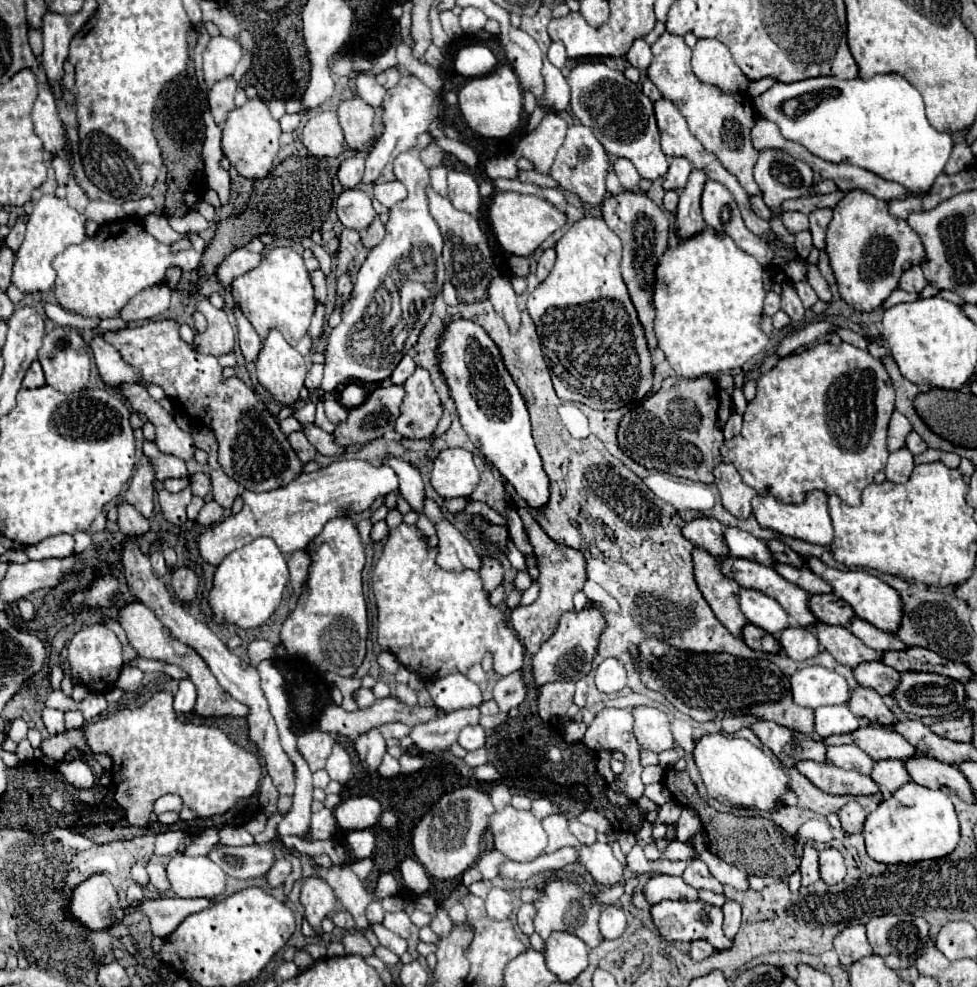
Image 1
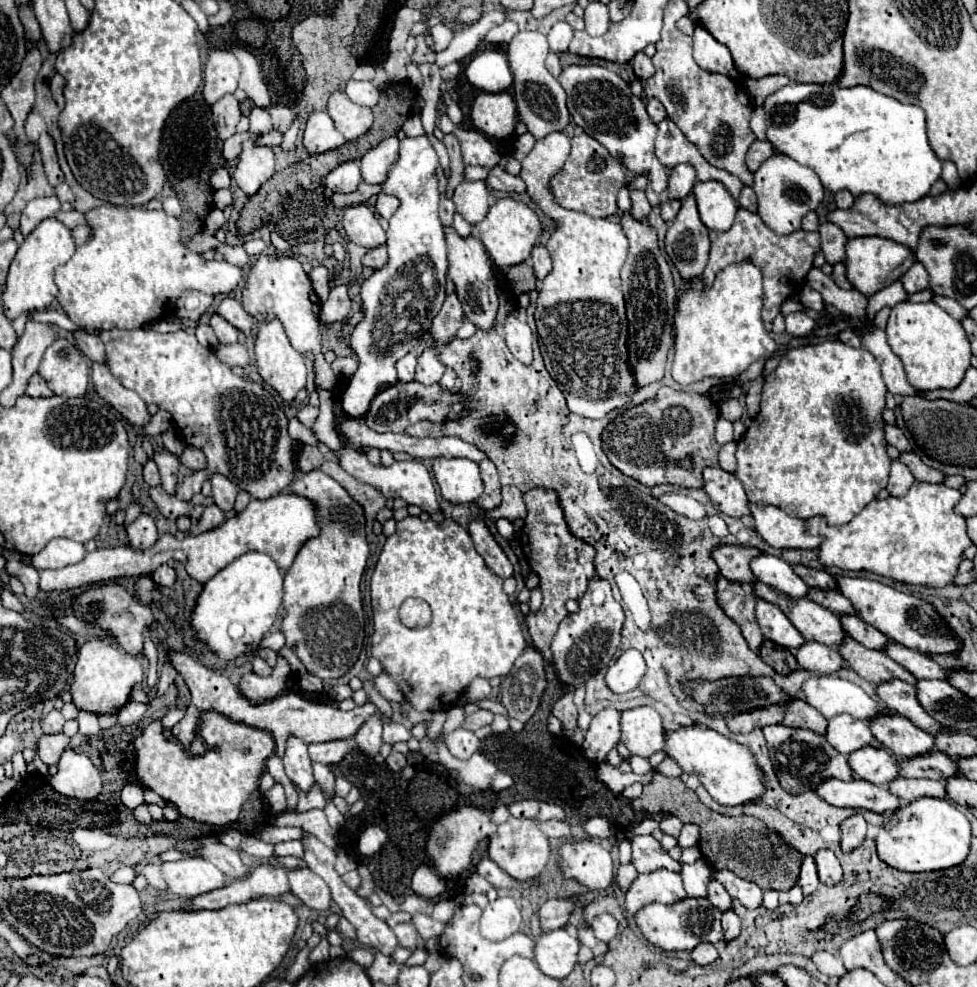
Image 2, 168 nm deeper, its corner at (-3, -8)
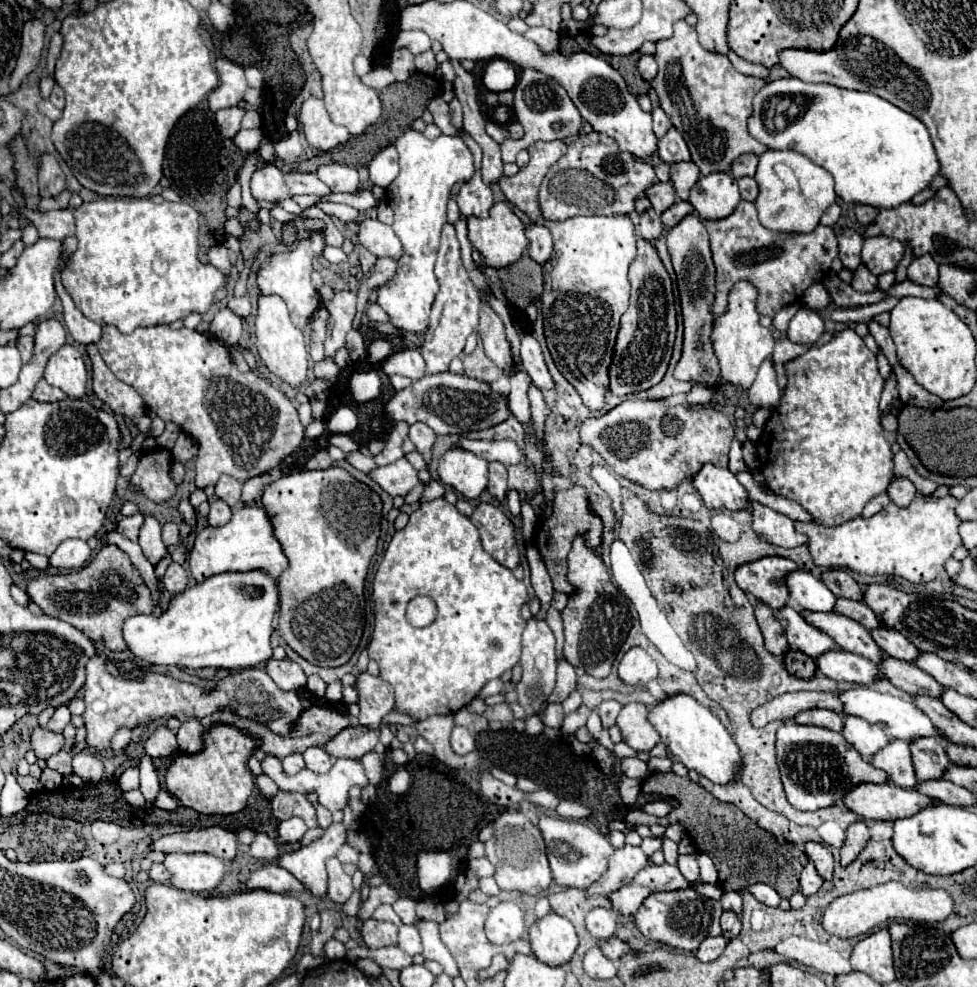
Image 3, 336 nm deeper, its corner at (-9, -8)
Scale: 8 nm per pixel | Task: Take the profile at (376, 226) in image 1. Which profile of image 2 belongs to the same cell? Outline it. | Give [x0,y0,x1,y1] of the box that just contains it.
[362,245,388,269]

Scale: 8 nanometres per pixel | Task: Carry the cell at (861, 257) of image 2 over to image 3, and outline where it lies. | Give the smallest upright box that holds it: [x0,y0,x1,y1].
[862,235,904,275]

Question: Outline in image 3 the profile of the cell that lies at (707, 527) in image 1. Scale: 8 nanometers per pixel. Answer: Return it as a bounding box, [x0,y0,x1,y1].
[736,557,798,611]

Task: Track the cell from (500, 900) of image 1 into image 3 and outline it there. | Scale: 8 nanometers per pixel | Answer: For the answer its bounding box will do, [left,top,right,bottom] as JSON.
[486,903,524,945]

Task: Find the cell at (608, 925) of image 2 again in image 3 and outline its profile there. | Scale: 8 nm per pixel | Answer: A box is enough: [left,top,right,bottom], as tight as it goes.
[586,907,616,939]

